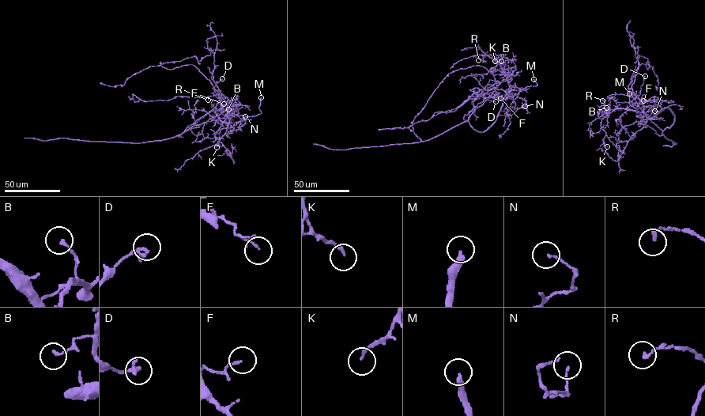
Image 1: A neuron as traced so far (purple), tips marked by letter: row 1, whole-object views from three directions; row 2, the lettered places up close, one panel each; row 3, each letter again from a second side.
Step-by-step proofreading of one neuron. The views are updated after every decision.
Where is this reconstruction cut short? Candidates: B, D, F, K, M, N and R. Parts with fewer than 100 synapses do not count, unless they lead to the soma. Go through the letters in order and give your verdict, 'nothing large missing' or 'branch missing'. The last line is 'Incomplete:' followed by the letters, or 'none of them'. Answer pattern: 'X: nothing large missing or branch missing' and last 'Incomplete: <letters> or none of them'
B: nothing large missing
D: nothing large missing
F: nothing large missing
K: nothing large missing
M: branch missing
N: nothing large missing
R: nothing large missing
Incomplete: M

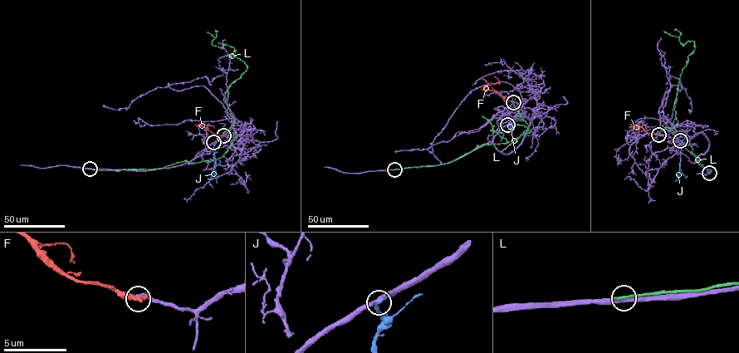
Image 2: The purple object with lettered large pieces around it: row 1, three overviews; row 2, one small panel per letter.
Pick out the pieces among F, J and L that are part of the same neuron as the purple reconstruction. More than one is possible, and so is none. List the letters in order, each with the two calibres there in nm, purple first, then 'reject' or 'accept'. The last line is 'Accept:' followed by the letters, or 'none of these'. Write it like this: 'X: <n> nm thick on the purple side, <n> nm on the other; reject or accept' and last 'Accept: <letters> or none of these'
F: 280 nm thick on the purple side, 480 nm on the other; accept
J: 400 nm thick on the purple side, 260 nm on the other; reject
L: 400 nm thick on the purple side, 280 nm on the other; reject
Accept: F

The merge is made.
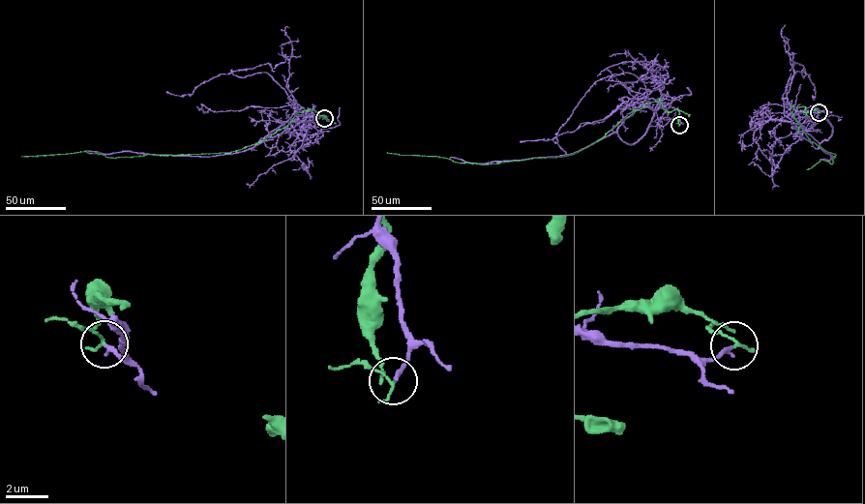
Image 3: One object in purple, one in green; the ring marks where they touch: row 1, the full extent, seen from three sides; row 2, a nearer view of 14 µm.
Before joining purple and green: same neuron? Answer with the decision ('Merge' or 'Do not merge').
Do not merge

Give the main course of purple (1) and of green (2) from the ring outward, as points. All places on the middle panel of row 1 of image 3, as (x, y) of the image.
1: (679, 124), (664, 103), (637, 141), (623, 142), (618, 128), (640, 93), (572, 132), (520, 142)
2: (679, 125), (678, 109), (669, 112), (659, 101), (646, 102), (593, 143), (564, 156), (480, 164), (387, 152)

